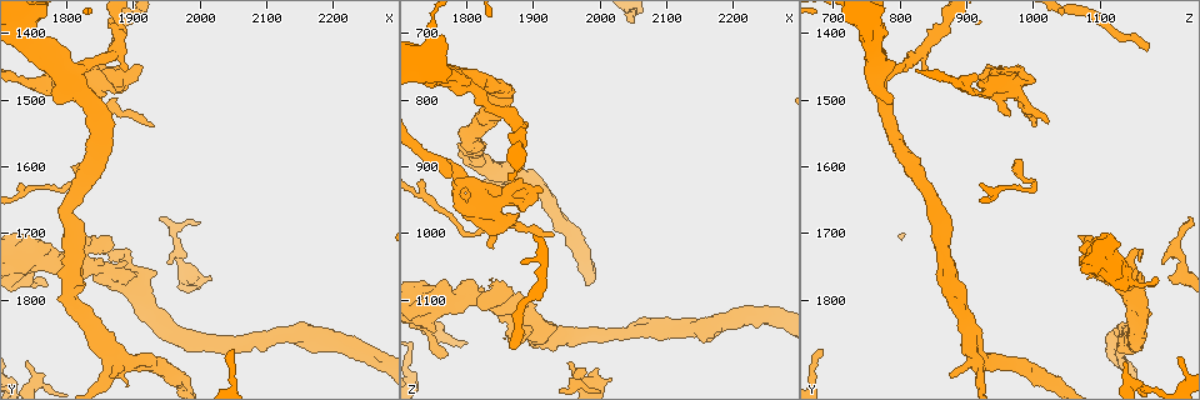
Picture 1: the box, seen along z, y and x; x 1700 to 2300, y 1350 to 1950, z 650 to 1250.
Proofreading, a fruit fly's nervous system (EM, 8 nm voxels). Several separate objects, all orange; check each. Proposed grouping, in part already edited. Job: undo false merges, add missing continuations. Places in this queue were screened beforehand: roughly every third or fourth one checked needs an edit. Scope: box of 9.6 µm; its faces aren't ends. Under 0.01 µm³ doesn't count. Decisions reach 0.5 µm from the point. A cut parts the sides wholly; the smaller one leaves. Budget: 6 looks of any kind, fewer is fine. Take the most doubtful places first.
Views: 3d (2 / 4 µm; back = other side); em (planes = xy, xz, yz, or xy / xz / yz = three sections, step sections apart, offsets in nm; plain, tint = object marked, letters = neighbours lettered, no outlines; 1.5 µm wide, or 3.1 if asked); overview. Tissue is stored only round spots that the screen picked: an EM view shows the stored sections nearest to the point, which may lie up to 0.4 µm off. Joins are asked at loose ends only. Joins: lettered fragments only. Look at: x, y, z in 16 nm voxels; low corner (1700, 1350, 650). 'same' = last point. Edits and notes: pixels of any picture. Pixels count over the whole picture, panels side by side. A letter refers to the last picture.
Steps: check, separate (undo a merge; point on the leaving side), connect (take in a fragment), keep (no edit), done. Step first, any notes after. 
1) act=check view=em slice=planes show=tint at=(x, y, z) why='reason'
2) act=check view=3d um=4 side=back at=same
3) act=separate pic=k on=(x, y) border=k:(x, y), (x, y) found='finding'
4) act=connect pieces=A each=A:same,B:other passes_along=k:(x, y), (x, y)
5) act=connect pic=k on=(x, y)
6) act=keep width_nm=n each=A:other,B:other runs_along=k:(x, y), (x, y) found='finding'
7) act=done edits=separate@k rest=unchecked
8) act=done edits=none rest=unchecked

act=check view=3d um=4 at=(1865, 1425, 1175) why='branch stops here'

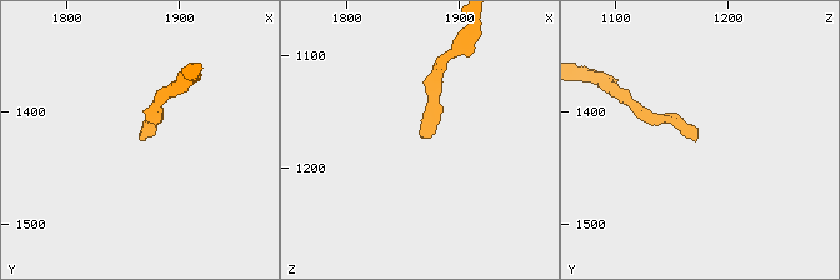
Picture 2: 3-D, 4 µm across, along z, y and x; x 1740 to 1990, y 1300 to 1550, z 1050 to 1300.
act=check view=em slice=planes show=plain at=(1864, 1428, 1170)

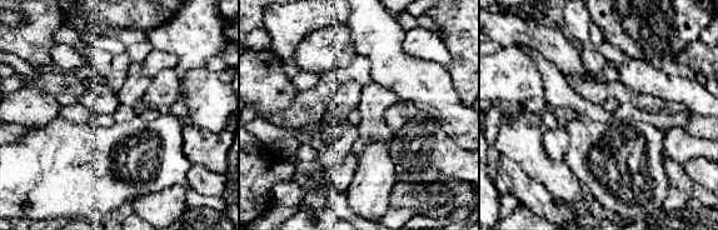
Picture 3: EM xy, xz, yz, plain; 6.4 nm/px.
act=check view=em slice=planes show=letters at=same

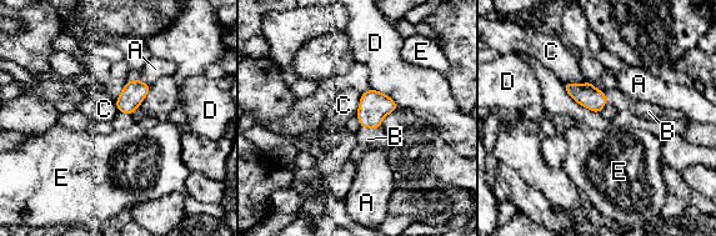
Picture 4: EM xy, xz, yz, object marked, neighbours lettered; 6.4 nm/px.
act=connect pieces=B each=A:other,B:same,C:other,D:other,E:other passes_along=4:(374, 105), (370, 127), (367, 139) found='the neuron continues'

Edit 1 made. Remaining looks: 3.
act=check view=overview why='see it whole again'

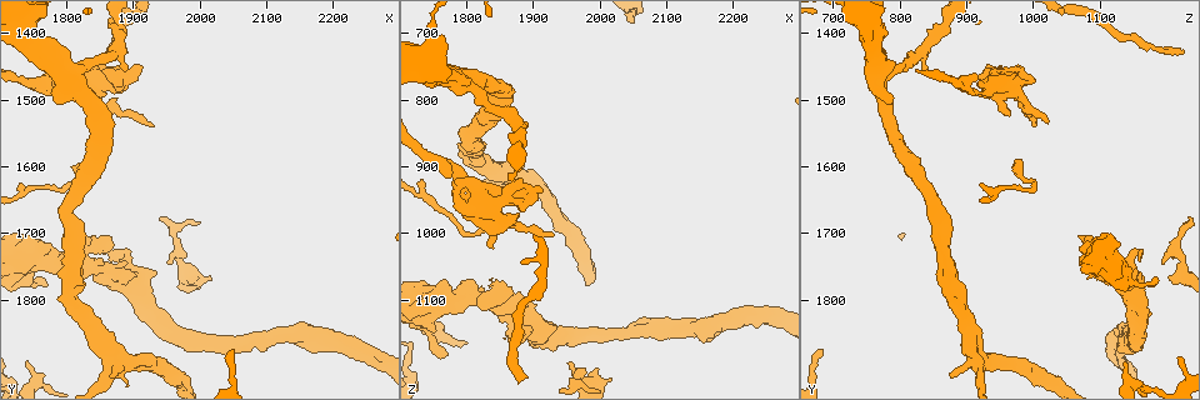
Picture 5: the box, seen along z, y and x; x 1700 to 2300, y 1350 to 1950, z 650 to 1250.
act=check view=em slice=xy step=4 show=tint at=(1745, 1895, 1135)

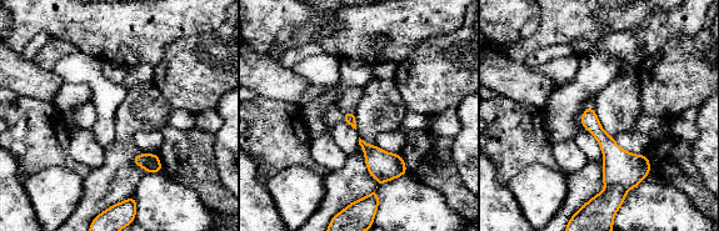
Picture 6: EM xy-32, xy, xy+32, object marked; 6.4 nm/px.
act=check view=em slice=planes show=letters at=same why='another direction'

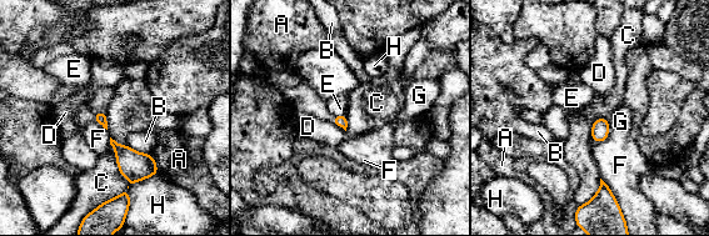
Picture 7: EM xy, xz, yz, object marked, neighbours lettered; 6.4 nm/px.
act=keep each=A:other,B:other,C:other,D:other,E:other,F:other,G:other,H:other border=7:(110, 144), (128, 187), (103, 202) found='no lettered fragment goes on from it'

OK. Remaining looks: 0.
act=done edits=connect@4 rest=unchecked

